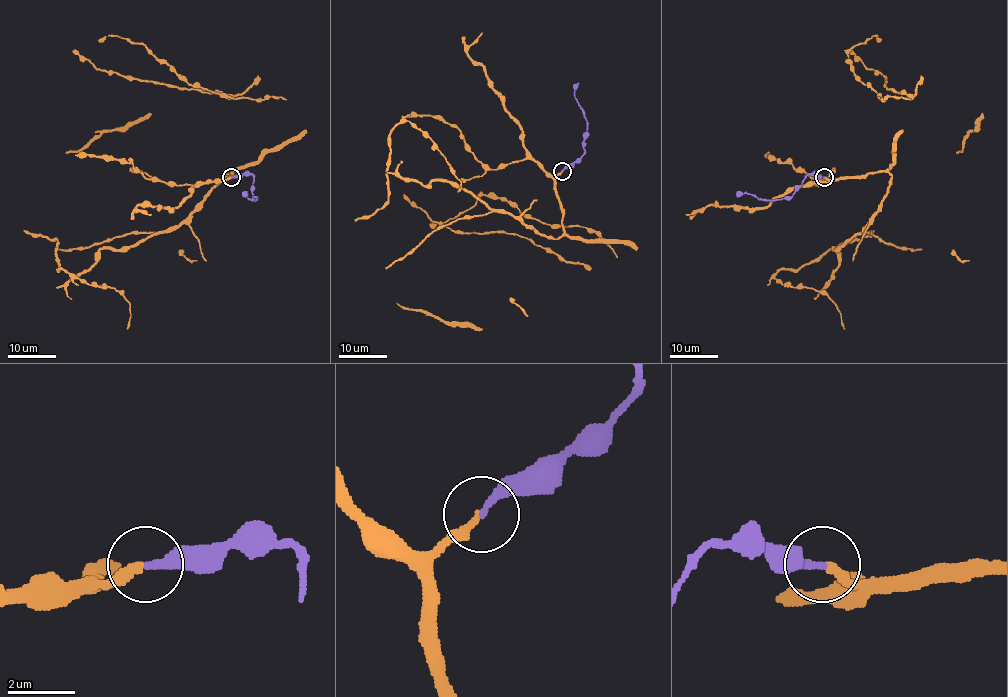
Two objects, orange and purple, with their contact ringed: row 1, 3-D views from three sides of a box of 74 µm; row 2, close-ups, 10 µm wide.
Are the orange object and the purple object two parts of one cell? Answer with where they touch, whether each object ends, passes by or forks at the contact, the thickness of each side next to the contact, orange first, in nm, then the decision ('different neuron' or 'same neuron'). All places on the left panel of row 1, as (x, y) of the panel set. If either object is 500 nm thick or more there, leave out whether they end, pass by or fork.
at (231, 177); orange ends there; purple ends there; 260 nm thick on the orange side, 240 nm on the other; same neuron

